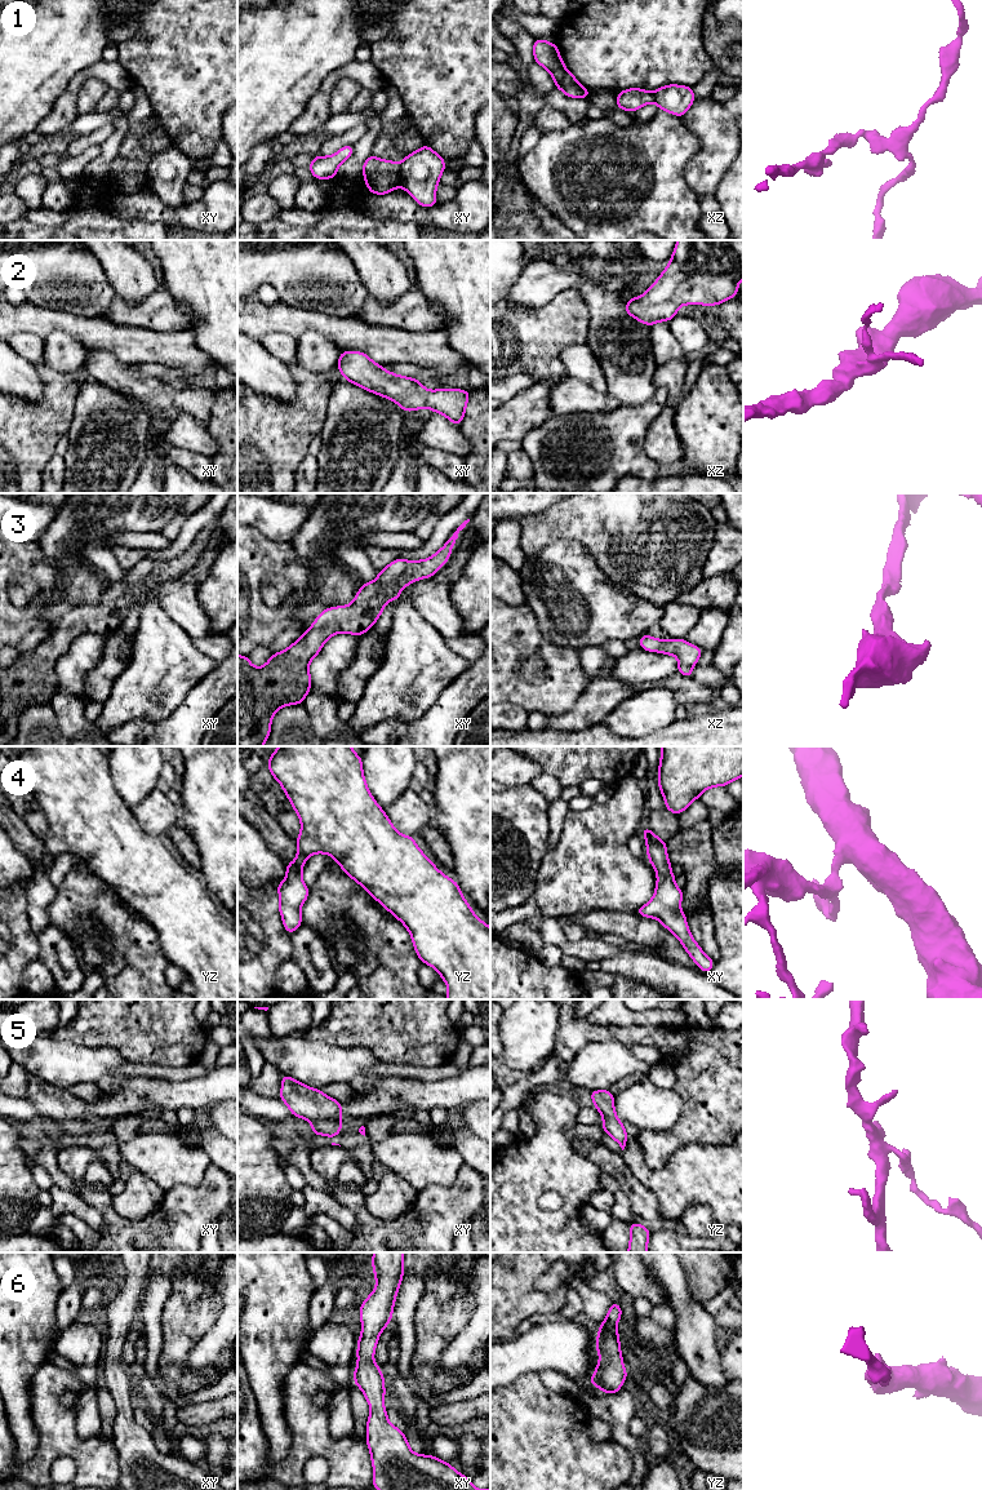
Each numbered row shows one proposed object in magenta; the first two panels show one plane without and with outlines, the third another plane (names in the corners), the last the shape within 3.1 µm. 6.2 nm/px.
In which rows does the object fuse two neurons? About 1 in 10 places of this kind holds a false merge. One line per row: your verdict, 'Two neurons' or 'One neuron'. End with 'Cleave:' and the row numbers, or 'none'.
1: Two neurons
2: One neuron
3: One neuron
4: One neuron
5: One neuron
6: One neuron
Cleave: 1

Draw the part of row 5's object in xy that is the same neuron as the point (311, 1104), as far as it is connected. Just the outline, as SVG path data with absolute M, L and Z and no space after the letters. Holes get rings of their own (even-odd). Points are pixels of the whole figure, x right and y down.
M281 1076L279 1096L292 1114L312 1123L314 1135L337 1136L342 1130L342 1104L323 1094L319 1088L308 1087L289 1076Z

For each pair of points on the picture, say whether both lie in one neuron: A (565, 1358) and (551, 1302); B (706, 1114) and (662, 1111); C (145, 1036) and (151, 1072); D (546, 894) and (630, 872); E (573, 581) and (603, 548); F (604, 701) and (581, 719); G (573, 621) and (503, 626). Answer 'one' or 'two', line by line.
A: two
B: two
C: two
D: one
E: two
F: one
G: two

